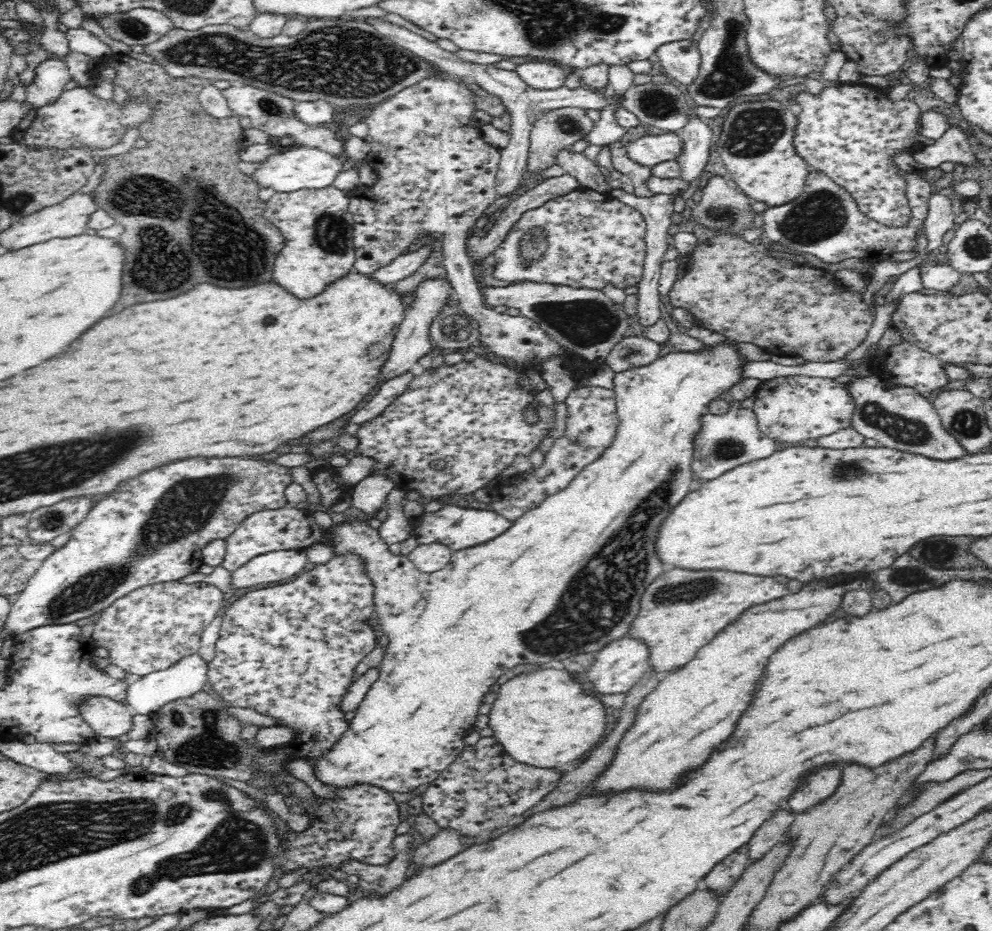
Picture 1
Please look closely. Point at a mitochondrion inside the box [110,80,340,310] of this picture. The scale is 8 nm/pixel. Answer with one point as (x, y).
(271, 108)

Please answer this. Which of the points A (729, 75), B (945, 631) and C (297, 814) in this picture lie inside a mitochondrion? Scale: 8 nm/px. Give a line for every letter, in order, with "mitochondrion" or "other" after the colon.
A: mitochondrion
B: other
C: other

